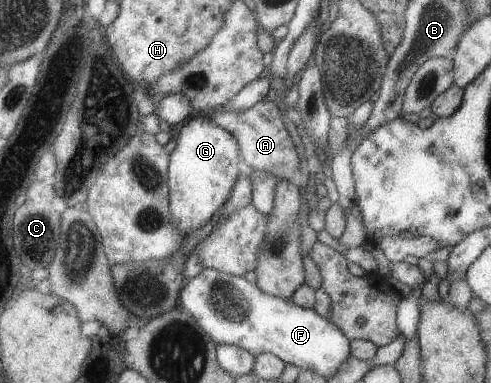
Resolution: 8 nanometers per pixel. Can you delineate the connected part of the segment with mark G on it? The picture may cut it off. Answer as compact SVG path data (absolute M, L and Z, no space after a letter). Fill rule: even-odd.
M194 114L188 118L178 131L174 150L169 154L167 186L168 186L168 209L170 209L170 225L182 235L182 239L192 233L194 229L200 229L210 223L224 205L224 202L232 193L232 185L236 183L240 158L239 147L236 139L224 129L214 125L208 114Z

